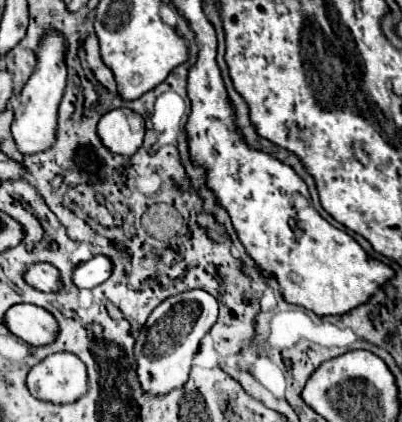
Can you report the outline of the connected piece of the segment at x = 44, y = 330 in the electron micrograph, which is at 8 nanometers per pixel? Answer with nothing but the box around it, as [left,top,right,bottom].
[5,305,59,347]

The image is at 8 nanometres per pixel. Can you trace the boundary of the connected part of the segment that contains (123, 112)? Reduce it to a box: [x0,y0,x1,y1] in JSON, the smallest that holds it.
[97,107,145,155]

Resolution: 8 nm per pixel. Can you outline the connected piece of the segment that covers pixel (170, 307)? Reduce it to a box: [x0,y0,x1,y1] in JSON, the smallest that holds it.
[137,289,217,395]

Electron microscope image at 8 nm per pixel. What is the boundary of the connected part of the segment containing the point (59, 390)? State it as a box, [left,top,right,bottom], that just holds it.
[27,353,89,405]

